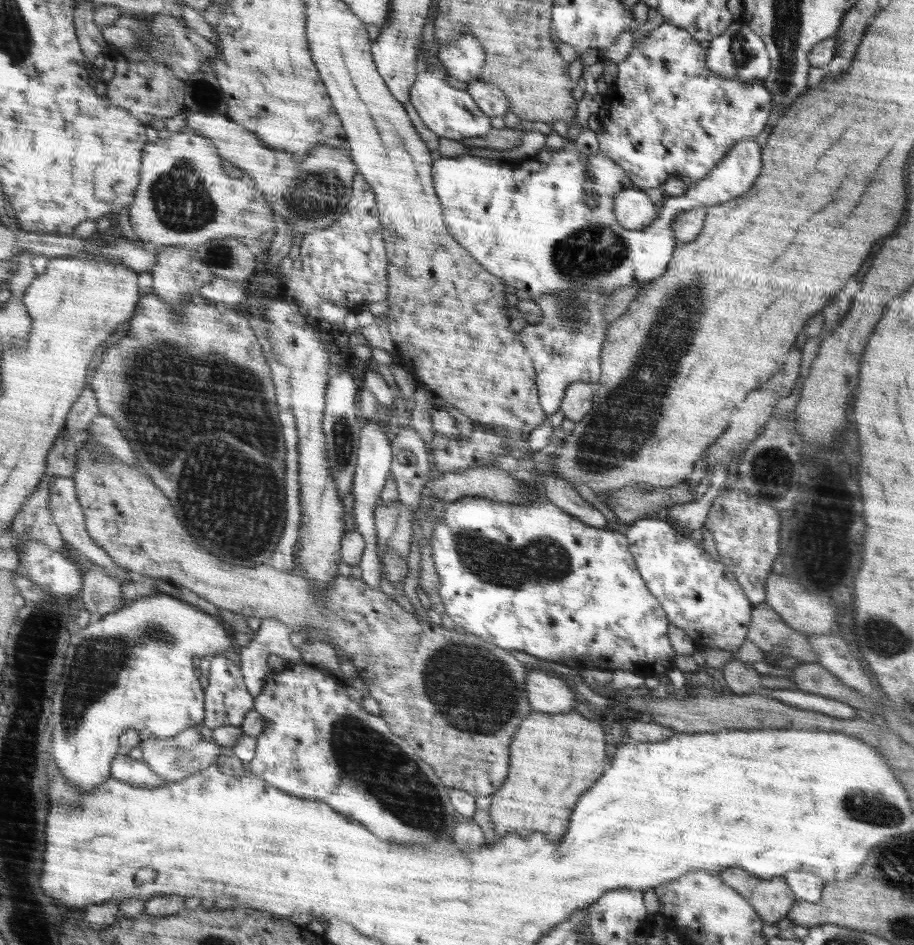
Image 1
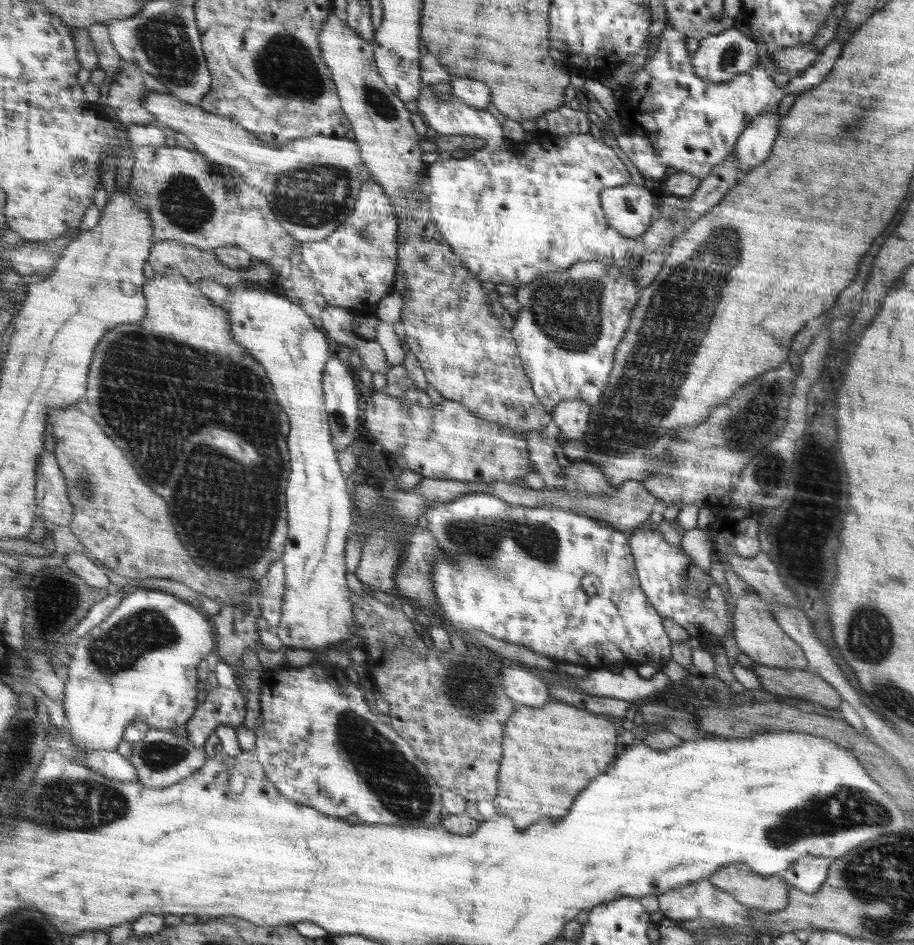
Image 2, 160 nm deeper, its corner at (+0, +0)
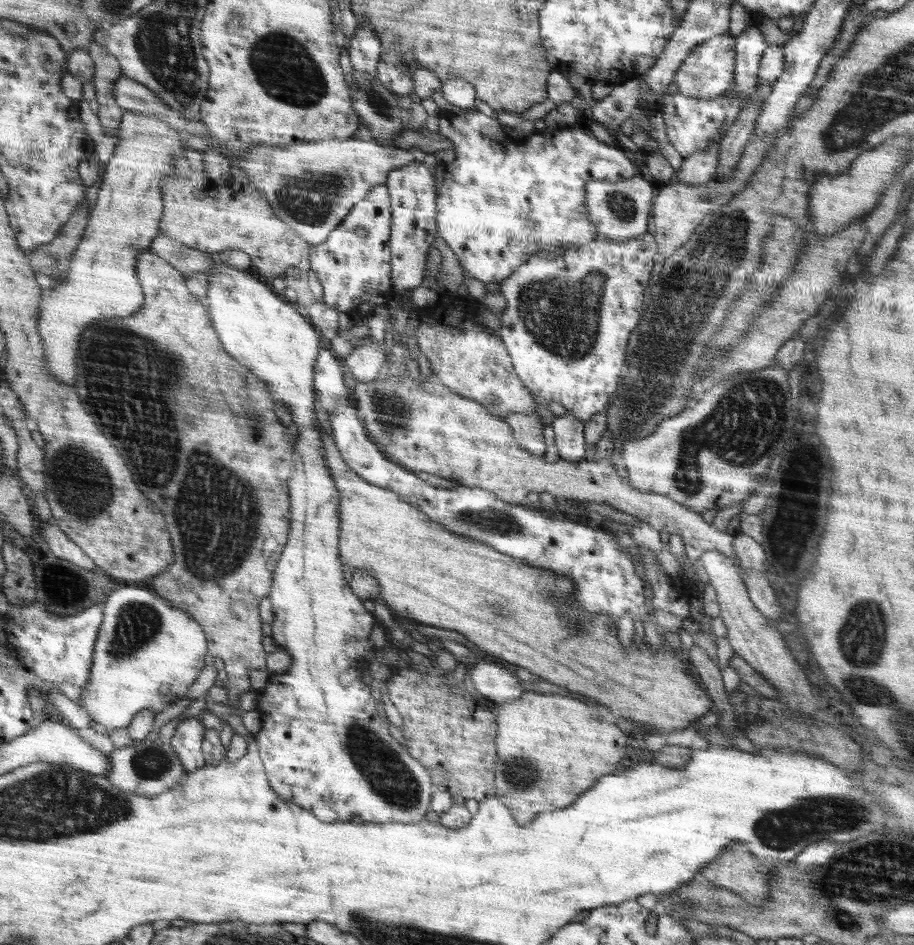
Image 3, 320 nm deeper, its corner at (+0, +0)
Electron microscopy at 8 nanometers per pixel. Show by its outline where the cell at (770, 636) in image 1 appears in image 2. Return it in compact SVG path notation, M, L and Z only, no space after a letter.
M756 592L745 593L739 598L734 597L737 609L734 616L734 634L739 651L747 654L753 662L768 667L782 669L807 669L808 658L801 649L800 643L792 640L775 621L768 609L767 602Z

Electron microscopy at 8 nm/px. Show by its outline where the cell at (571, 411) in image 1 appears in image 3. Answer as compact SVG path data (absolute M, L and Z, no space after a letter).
M571 412L555 417L551 426L554 430L555 445L561 459L578 463L585 458L584 425L585 423Z

